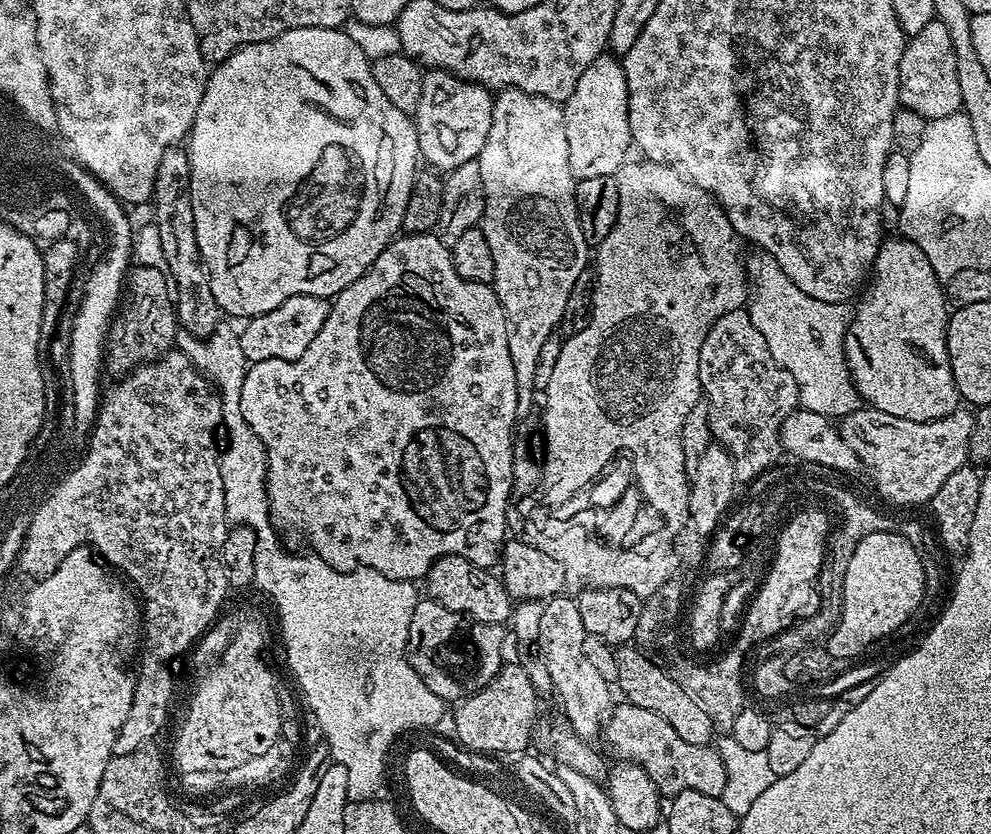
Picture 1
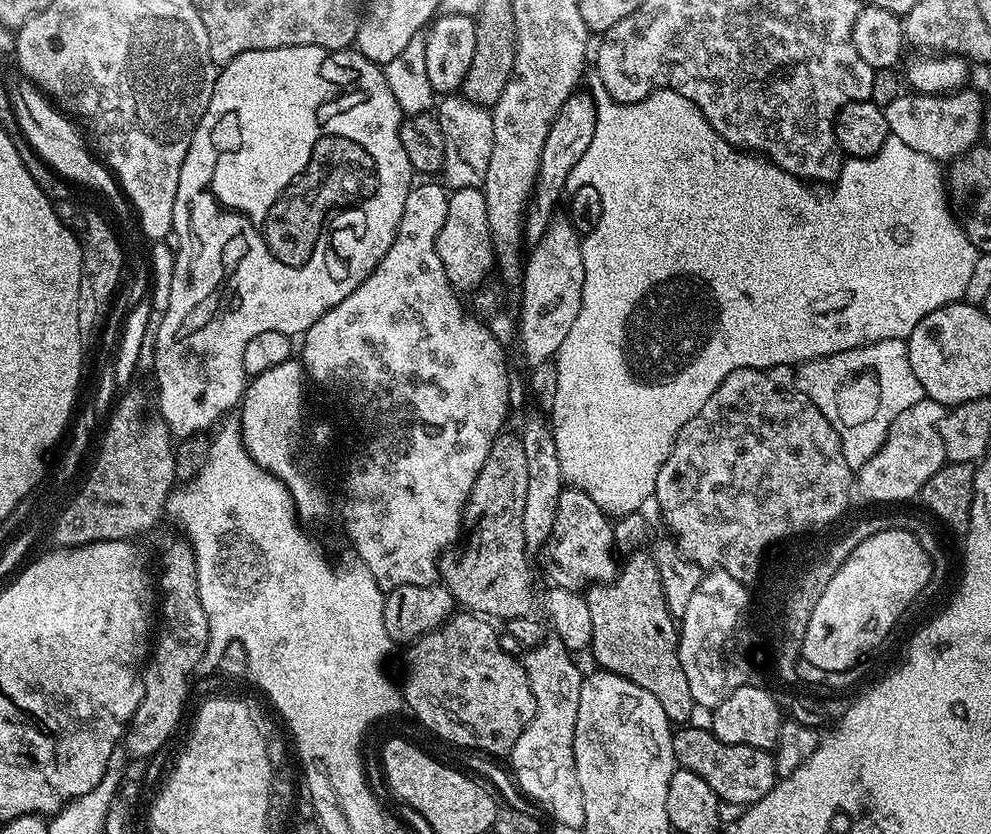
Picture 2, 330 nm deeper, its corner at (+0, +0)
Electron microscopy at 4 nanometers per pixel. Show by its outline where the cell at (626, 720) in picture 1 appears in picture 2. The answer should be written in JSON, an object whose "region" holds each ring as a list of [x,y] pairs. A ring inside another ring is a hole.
{"region":[[[680,726],[672,733],[676,763],[690,770],[714,790],[714,794],[726,803],[738,803],[743,806],[758,802],[770,794],[778,779],[776,762],[771,751],[754,746],[734,746],[722,742],[707,727],[692,728]]]}

